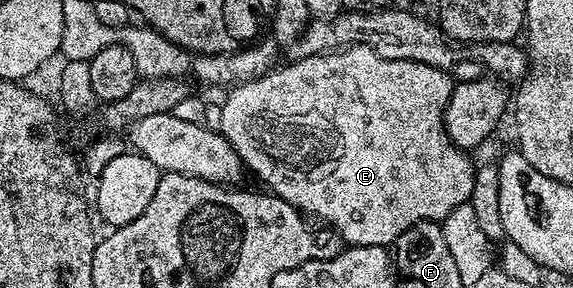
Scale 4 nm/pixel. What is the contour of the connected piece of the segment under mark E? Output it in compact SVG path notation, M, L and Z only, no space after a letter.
M356 44L353 46L347 46L341 50L335 50L332 52L321 52L318 56L309 56L303 60L290 60L286 62L286 65L281 68L281 66L275 67L273 70L269 70L263 76L258 76L252 80L246 80L242 83L237 83L229 89L230 92L226 96L226 101L221 101L222 113L220 114L220 126L222 137L226 140L232 142L232 146L236 150L239 157L242 159L243 165L247 169L250 168L267 184L269 191L273 195L279 196L284 202L288 202L292 207L298 209L299 212L305 214L307 217L313 218L318 222L325 222L333 231L337 232L339 237L347 245L353 246L359 244L360 246L380 246L381 248L386 248L387 246L393 245L396 238L400 238L400 234L404 234L404 230L408 230L416 222L421 220L432 220L435 222L441 222L446 219L448 214L452 214L452 210L456 210L456 206L467 203L469 201L470 195L472 194L472 186L474 185L474 169L476 167L475 161L470 161L465 151L458 148L451 140L450 136L446 132L446 107L450 101L450 96L454 93L455 81L452 79L450 73L441 72L439 68L433 68L428 66L424 62L412 62L411 60L389 60L384 58L380 54L376 54L374 49L364 45Z

